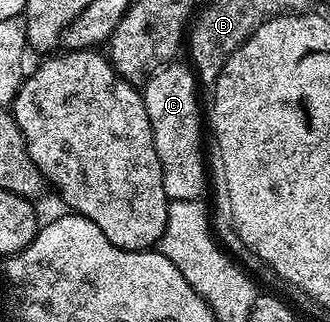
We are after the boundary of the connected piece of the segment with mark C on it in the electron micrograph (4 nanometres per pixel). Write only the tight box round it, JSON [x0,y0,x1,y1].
[141,63,206,201]

